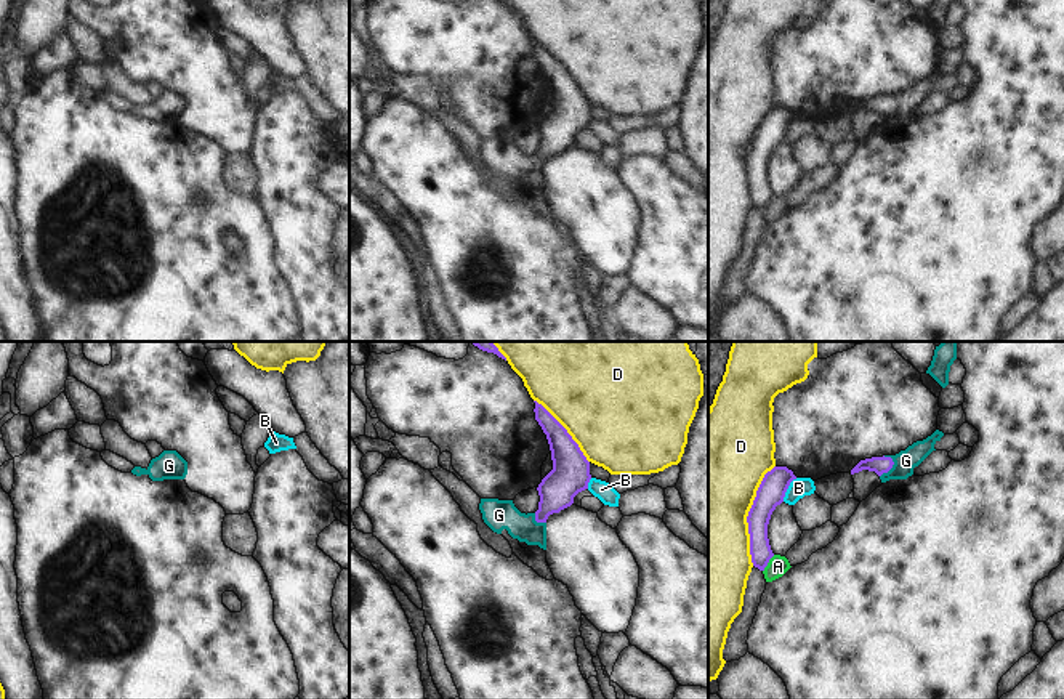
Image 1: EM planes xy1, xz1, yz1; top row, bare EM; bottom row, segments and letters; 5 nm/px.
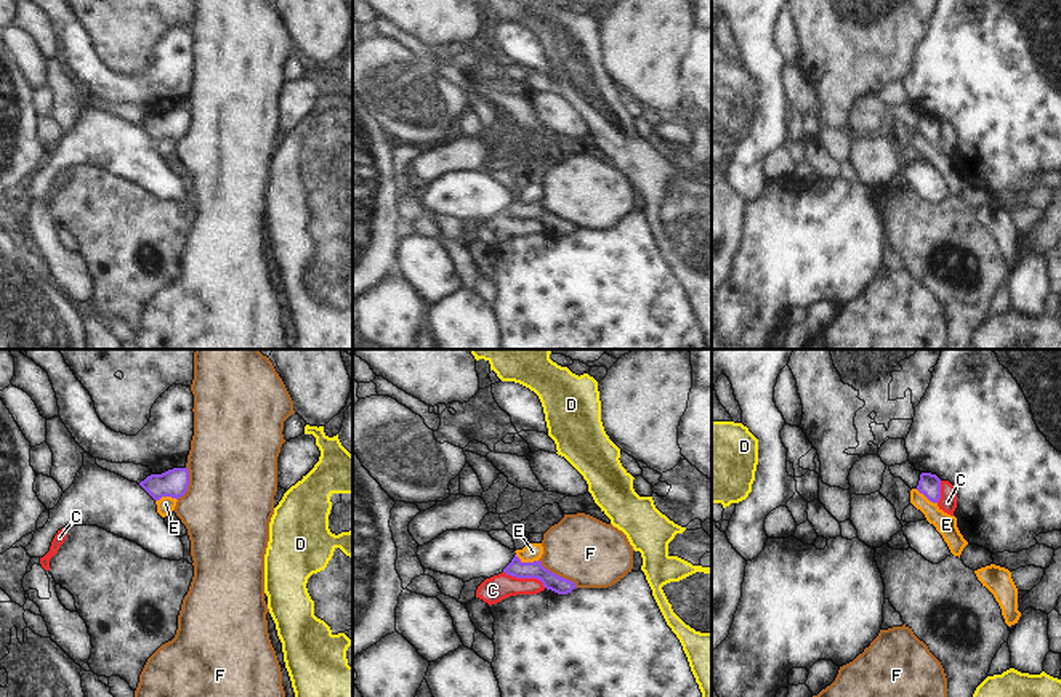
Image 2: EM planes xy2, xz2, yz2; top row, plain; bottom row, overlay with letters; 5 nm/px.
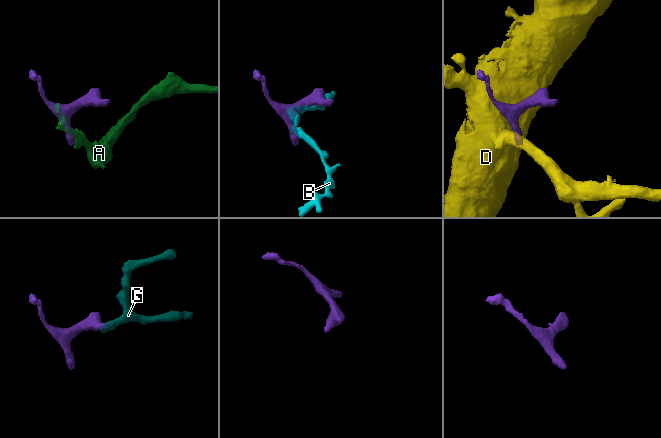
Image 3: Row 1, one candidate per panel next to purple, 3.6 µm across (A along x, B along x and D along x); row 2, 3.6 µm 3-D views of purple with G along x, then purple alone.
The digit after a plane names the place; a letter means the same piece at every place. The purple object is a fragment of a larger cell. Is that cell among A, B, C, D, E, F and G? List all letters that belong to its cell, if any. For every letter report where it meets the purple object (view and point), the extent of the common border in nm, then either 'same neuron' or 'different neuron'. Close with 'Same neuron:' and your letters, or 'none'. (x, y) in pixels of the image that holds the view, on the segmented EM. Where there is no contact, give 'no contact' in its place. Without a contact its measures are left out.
A: yz1 (768, 561) | 110 nm | different neuron
B: yz1 (787, 488) | 140 nm | different neuron
C: xz2 (524, 577) | 240 nm | different neuron
D: yz1 (749, 515) | 500 nm | different neuron
E: xz2 (526, 563) | 120 nm | different neuron
F: xz2 (558, 576) | 240 nm | different neuron
G: yz1 (891, 467) | 120 nm | same neuron
Same neuron: G

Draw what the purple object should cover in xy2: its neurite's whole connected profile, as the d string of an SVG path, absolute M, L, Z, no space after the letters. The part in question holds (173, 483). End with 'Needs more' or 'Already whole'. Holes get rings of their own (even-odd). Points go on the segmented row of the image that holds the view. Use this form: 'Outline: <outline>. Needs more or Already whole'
Outline: M173 468L162 474L151 474L139 485L157 502L162 497L180 498L189 485L188 468Z. Already whole.

